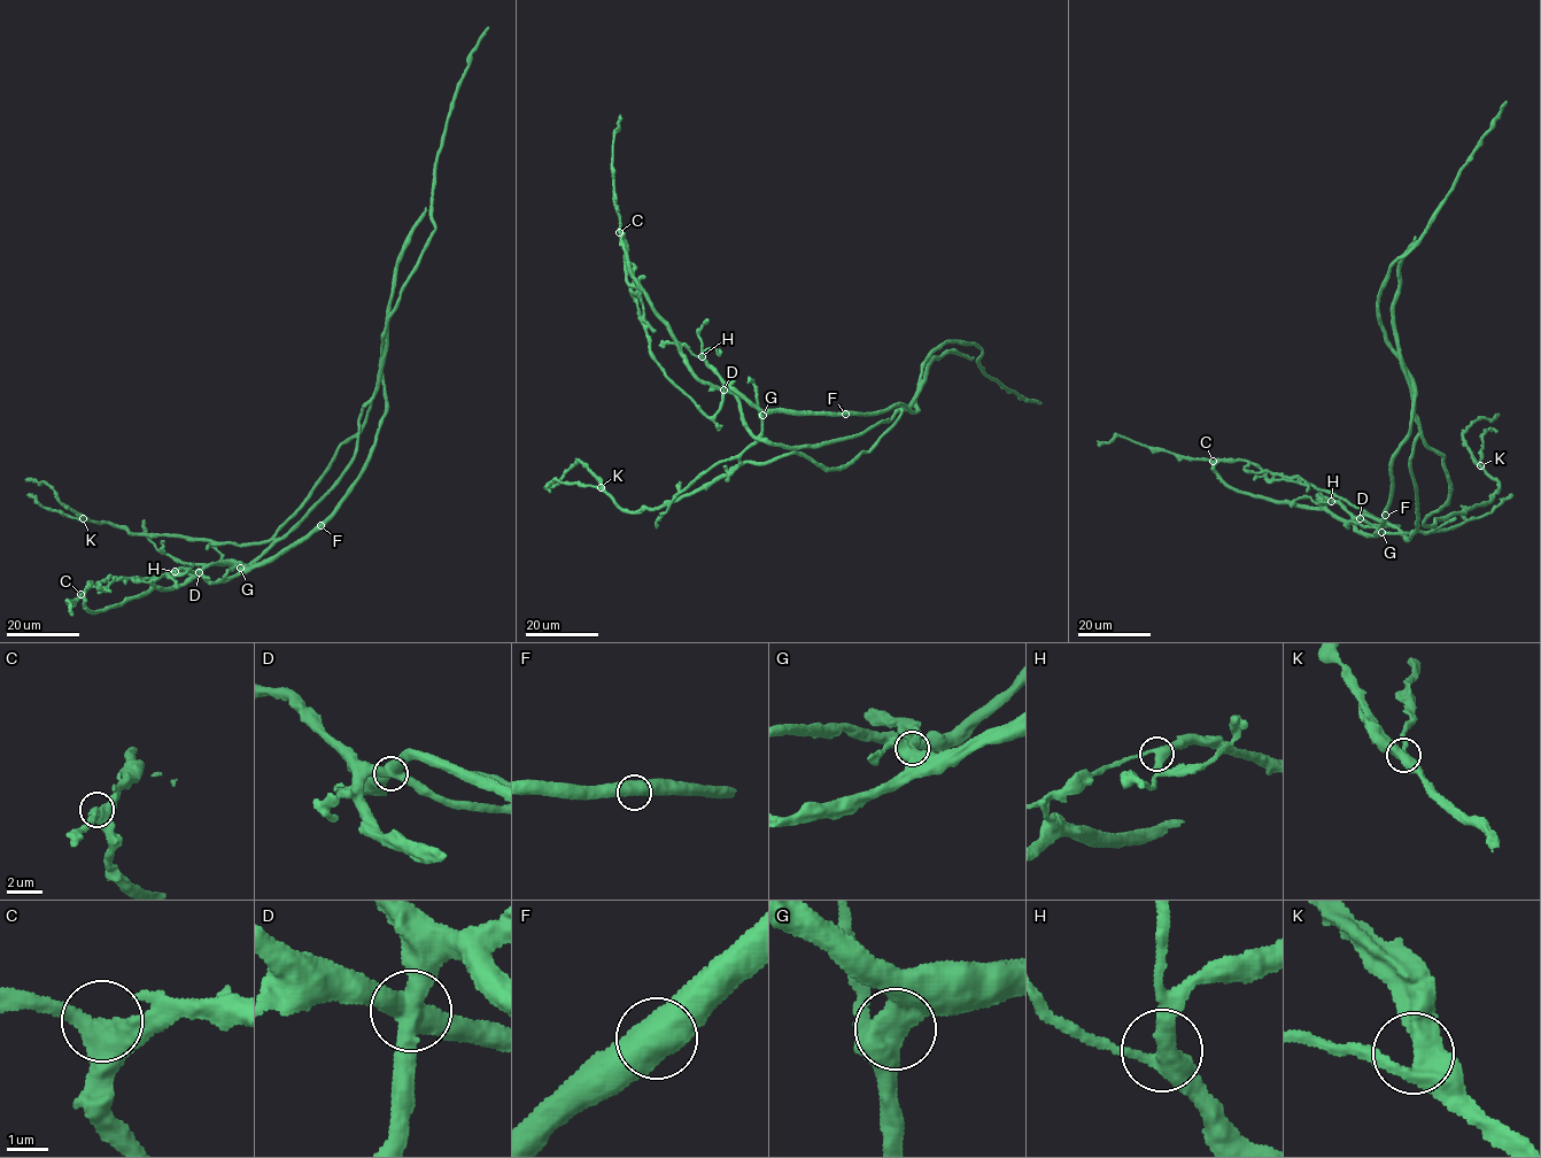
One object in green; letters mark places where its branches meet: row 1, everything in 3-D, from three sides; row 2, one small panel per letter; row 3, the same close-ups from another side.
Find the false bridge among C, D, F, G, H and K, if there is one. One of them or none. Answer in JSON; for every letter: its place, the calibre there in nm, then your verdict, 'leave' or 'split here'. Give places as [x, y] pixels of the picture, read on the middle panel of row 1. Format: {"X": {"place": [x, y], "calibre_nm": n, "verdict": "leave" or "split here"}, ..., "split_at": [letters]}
{"C": {"place": [619, 232], "calibre_nm": 440, "verdict": "leave"}, "D": {"place": [723, 390], "calibre_nm": 550, "verdict": "split here"}, "F": {"place": [845, 414], "calibre_nm": 550, "verdict": "leave"}, "G": {"place": [763, 415], "calibre_nm": 550, "verdict": "leave"}, "H": {"place": [702, 356], "calibre_nm": 380, "verdict": "leave"}, "K": {"place": [601, 487], "calibre_nm": 440, "verdict": "leave"}, "split_at": ["D"]}

